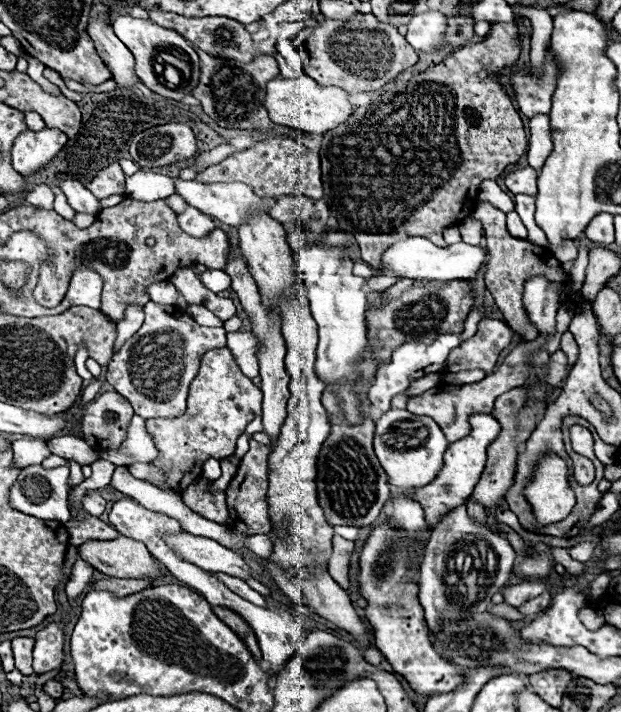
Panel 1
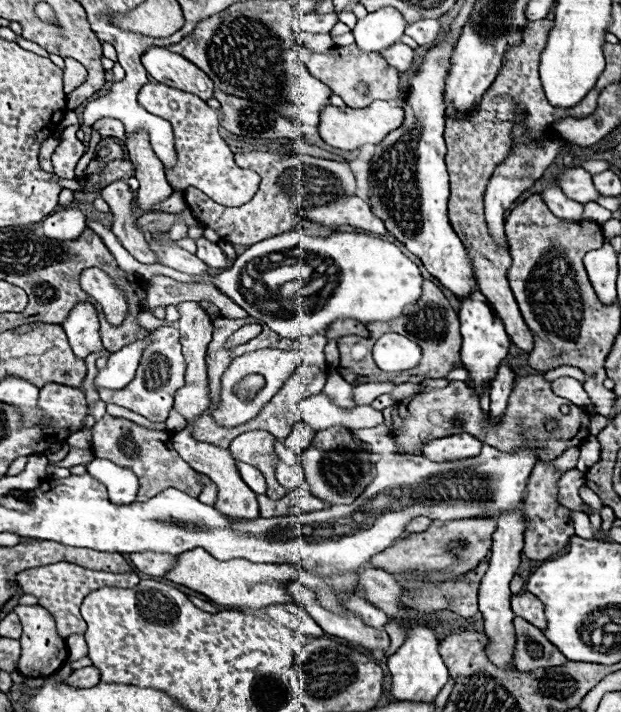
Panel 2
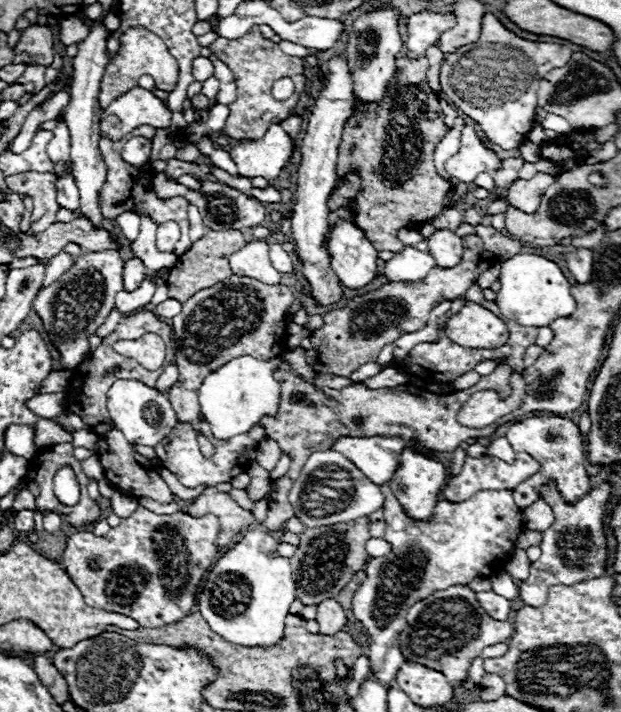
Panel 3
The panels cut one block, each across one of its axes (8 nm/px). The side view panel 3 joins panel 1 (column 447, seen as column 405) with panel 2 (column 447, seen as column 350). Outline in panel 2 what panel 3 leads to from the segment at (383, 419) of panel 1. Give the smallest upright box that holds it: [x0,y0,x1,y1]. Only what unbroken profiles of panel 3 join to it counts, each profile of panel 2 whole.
[420,434,482,460]

